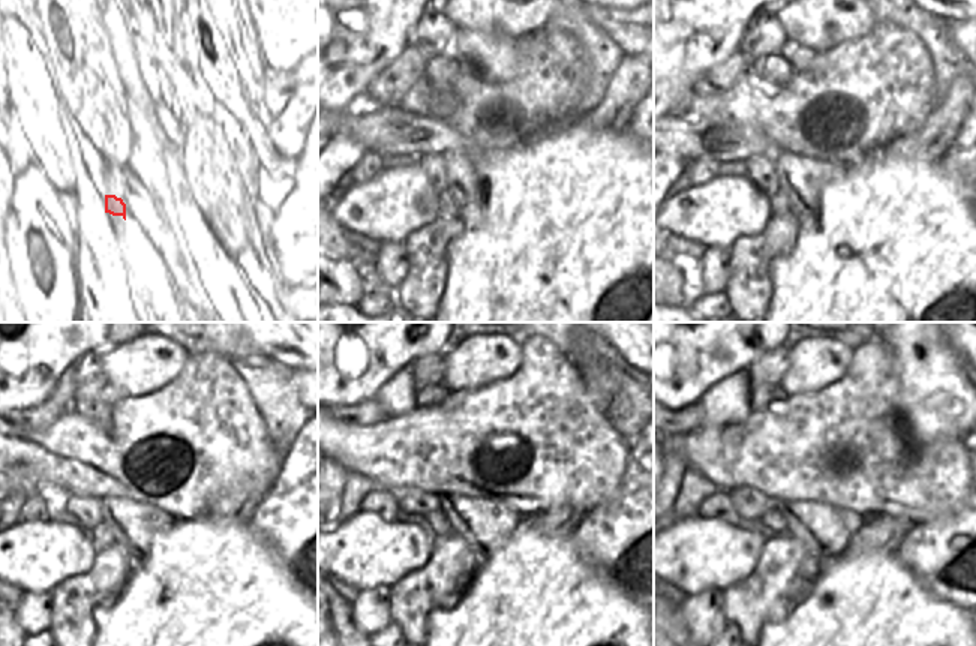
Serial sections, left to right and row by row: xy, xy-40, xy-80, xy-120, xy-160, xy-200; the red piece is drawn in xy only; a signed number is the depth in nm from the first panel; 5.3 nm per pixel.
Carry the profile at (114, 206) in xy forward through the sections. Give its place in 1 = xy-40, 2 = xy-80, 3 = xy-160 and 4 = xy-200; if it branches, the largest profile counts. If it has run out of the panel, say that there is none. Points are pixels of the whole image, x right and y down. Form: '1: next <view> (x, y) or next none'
1: next xy-40 (446, 206)
2: next xy-80 (778, 201)
3: next xy-160 (437, 520)
4: next xy-200 (772, 519)

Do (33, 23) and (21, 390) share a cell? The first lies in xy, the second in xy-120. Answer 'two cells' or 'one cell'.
one cell

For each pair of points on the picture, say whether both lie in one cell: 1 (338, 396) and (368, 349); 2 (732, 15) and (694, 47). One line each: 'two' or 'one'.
1: one
2: one

